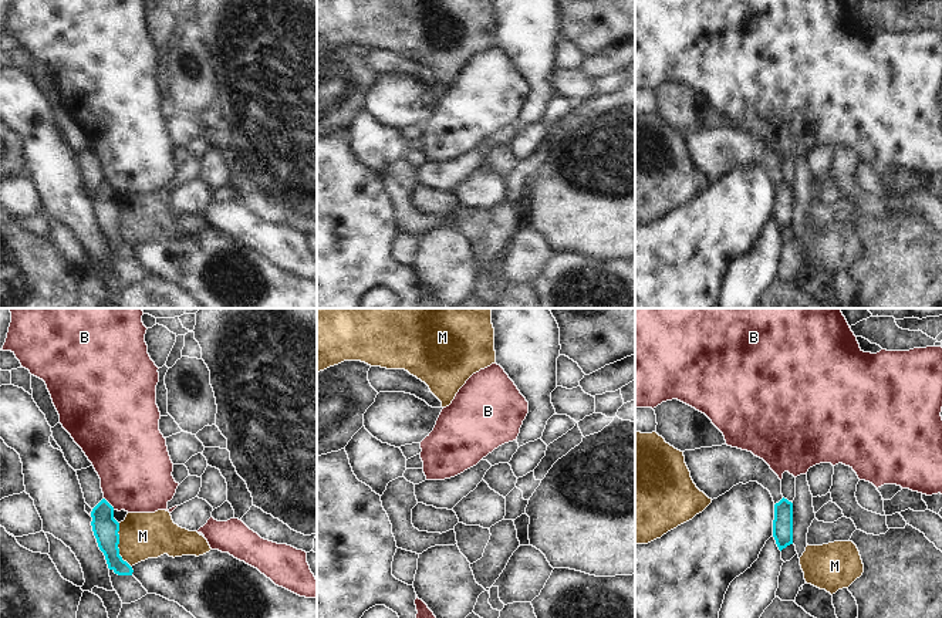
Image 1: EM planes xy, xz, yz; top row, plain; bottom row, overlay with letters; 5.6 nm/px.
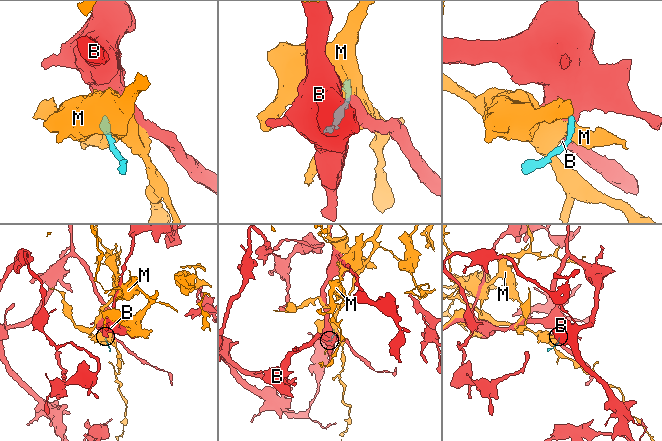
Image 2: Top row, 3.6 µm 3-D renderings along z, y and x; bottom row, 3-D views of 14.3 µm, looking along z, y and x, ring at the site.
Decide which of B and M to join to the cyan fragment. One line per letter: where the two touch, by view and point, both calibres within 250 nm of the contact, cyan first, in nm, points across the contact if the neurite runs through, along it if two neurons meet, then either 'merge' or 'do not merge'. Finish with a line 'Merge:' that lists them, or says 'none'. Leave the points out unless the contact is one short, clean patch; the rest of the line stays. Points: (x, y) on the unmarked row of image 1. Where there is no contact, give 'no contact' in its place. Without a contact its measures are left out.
B: xy (108, 185) | 150/420 nm | along xy (104, 179), (114, 191) | do not merge
M: xy (117, 228) | 150/260 nm | along xy (118, 205), (118, 236), (131, 249) | do not merge
Merge: none

